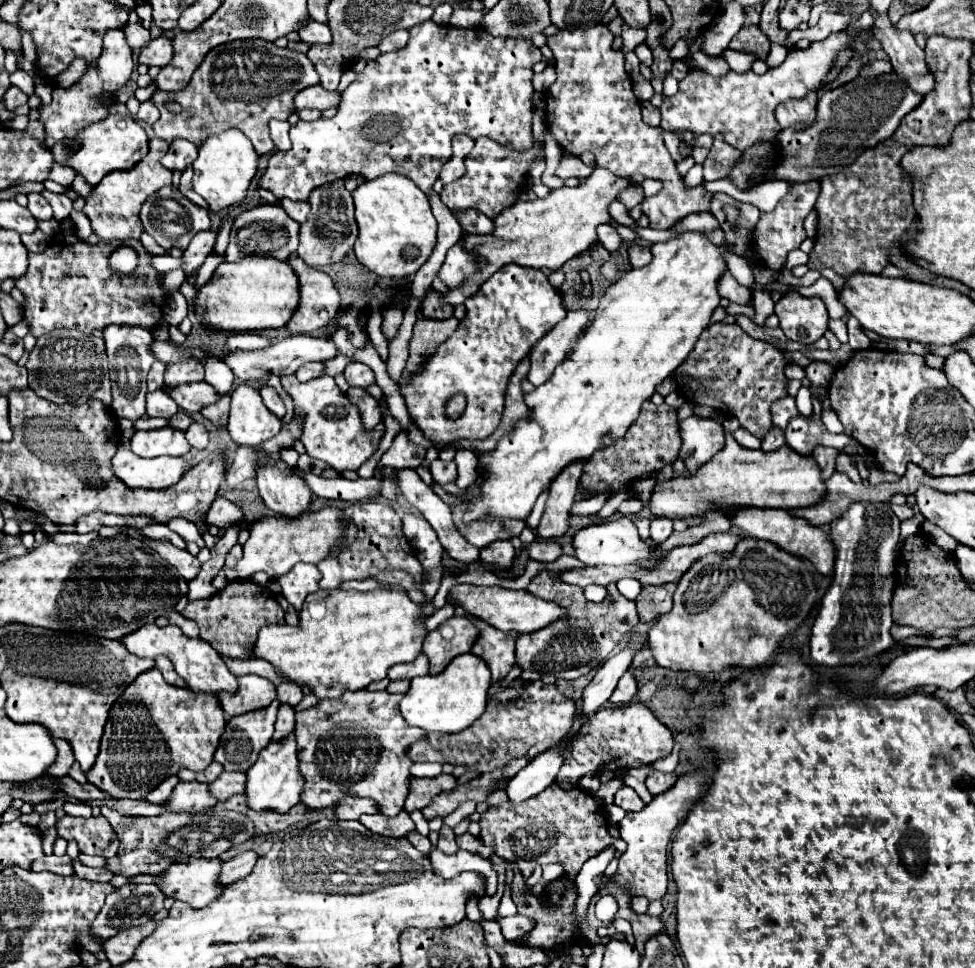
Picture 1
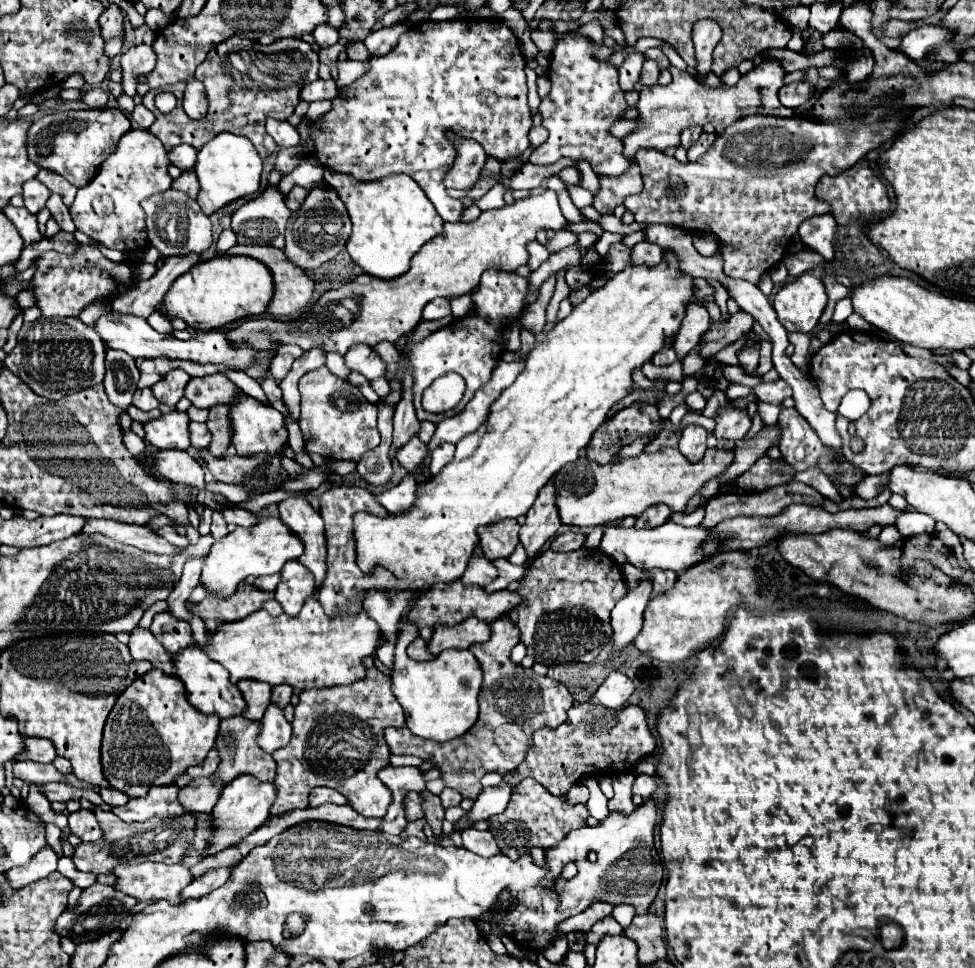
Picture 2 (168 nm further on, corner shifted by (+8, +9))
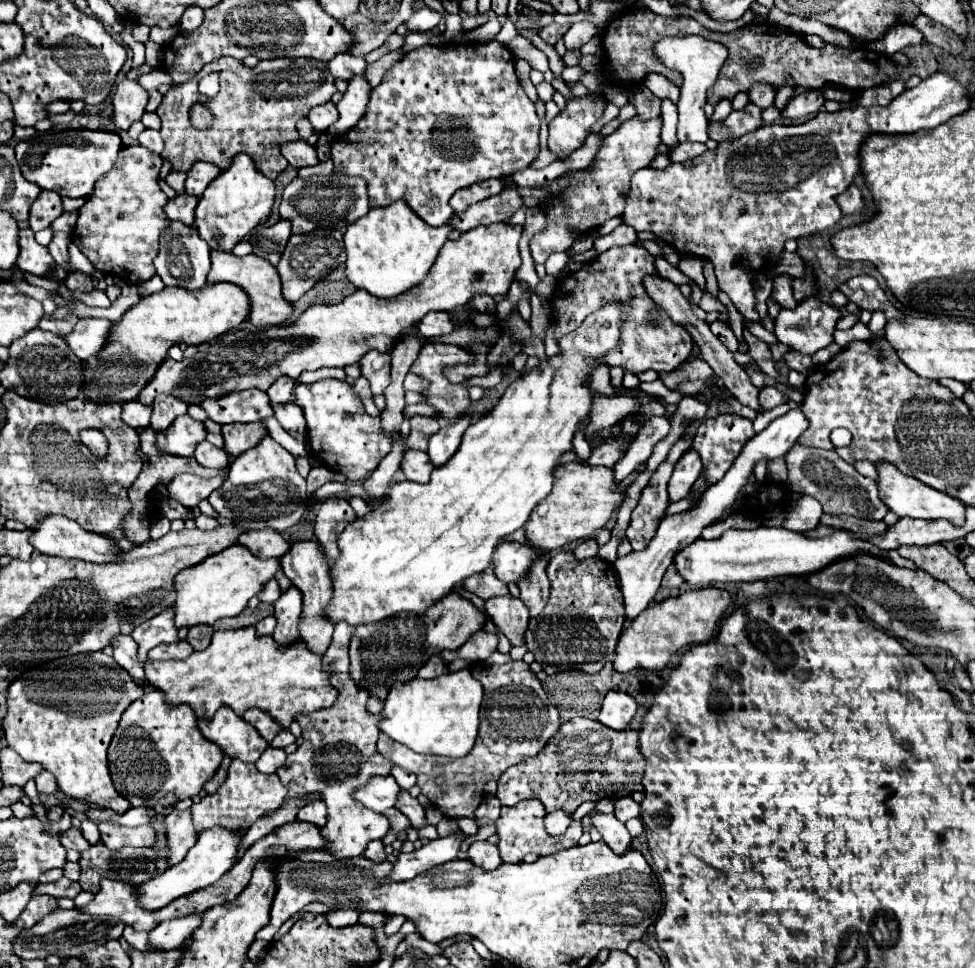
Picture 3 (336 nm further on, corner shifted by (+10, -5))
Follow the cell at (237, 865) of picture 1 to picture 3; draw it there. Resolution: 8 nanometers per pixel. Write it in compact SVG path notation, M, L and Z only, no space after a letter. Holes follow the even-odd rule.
M195 912L183 918L171 918L165 920L157 926L157 930L149 932L149 942L153 942L153 946L181 946L181 942L185 942L185 938L189 938L197 926L201 926L203 922L203 912Z

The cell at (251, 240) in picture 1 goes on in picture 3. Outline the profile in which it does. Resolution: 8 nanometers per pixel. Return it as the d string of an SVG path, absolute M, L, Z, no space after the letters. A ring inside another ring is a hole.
M279 218L271 226L259 226L257 232L249 238L249 242L253 246L255 256L261 256L269 260L273 266L277 266L289 236L291 236L291 222Z

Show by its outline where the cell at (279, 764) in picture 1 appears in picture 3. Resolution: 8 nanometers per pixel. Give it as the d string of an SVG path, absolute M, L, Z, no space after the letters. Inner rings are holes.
M213 826L207 828L199 834L197 844L189 850L189 854L175 866L171 866L167 872L163 872L161 876L155 876L143 884L139 884L141 888L141 906L149 906L149 910L159 910L161 906L167 906L173 898L185 896L193 890L205 888L213 882L217 882L229 868L235 866L235 858L241 846L241 836L229 828L223 826Z

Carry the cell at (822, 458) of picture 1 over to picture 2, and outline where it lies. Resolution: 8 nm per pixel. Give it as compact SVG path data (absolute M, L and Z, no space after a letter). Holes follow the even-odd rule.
M809 468L805 472L797 472L795 480L803 482L803 484L807 484L811 488L815 488L823 498L827 498L831 502L839 504L843 500L843 496L839 496L839 490L831 484L831 480L827 480L827 476L819 468Z

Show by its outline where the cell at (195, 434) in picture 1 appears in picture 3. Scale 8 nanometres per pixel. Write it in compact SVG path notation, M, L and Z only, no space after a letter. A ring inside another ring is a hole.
M201 442L197 446L195 460L205 468L227 468L229 466L229 458L227 458L225 450L221 450L209 442Z

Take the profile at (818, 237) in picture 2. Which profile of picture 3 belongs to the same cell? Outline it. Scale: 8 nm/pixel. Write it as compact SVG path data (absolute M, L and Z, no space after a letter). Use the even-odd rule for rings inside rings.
M859 275L853 277L843 284L841 292L855 302L857 306L861 306L863 310L883 310L887 314L887 318L901 318L901 312L897 312L891 302L887 300L885 292L879 288L877 280L867 275Z

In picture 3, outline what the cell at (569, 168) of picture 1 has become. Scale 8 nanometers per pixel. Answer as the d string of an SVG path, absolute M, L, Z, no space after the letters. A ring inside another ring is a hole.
M507 186L501 194L487 198L485 202L477 202L469 206L469 210L455 214L447 224L453 228L467 232L477 228L479 224L493 224L509 220L519 208L523 208L523 196L517 192L515 186Z

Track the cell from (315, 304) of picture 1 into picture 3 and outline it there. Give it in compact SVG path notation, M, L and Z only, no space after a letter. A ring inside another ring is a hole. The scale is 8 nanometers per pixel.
M213 252L211 254L211 272L209 272L209 282L233 282L241 288L247 290L251 298L251 314L249 322L257 328L269 328L269 326L283 326L287 320L293 316L293 304L287 302L281 294L281 278L277 270L265 262L265 258L257 258L255 254L237 258L231 252Z

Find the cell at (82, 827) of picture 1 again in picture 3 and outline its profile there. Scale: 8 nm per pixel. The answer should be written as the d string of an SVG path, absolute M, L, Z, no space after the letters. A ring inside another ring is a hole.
M75 828L63 832L63 836L61 836L61 844L63 844L65 848L73 848L73 850L79 850L79 852L91 848L91 844L87 842L87 838L81 834L81 830L75 830Z

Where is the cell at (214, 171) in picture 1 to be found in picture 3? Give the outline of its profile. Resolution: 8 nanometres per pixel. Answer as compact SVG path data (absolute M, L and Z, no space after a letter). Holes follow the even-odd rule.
M237 154L233 156L231 166L227 170L221 170L219 176L207 186L207 190L199 198L195 210L195 226L201 238L209 242L211 250L231 252L231 248L251 232L251 228L265 222L265 218L271 212L273 198L275 198L273 180L263 176L247 154Z

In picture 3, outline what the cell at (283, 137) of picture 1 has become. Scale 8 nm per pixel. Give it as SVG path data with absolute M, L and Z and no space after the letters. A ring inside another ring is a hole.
M297 140L297 142L285 142L281 144L281 154L285 156L285 160L289 162L289 166L293 168L303 168L303 166L313 166L317 164L317 152L311 144L307 144L305 140Z

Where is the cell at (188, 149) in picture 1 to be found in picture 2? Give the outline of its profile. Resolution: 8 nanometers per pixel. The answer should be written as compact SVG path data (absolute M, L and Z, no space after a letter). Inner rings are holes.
M181 144L181 146L177 146L177 148L171 150L169 160L179 170L191 172L191 170L195 170L195 156L197 156L197 150L195 148L191 148L189 144Z

